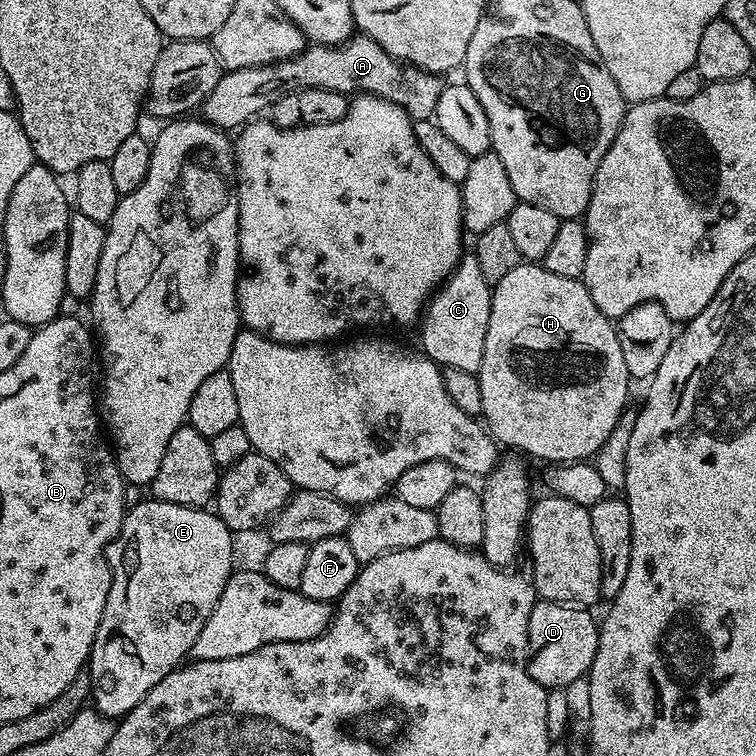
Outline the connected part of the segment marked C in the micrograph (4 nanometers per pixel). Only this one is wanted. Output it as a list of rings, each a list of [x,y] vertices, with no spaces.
[[[476,255],[461,256],[452,275],[432,293],[419,321],[419,347],[424,355],[444,368],[479,373],[482,350],[486,350],[486,326],[490,326],[492,290]]]

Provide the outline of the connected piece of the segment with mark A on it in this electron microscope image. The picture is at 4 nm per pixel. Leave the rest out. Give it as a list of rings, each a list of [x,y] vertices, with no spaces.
[[[363,34],[353,35],[343,44],[309,43],[296,56],[266,66],[246,66],[246,70],[224,72],[218,86],[208,92],[202,105],[203,119],[215,128],[236,130],[253,118],[267,113],[278,98],[299,88],[321,88],[345,94],[367,94],[394,102],[412,120],[430,120],[436,115],[445,81],[437,73],[394,59],[378,42]]]

